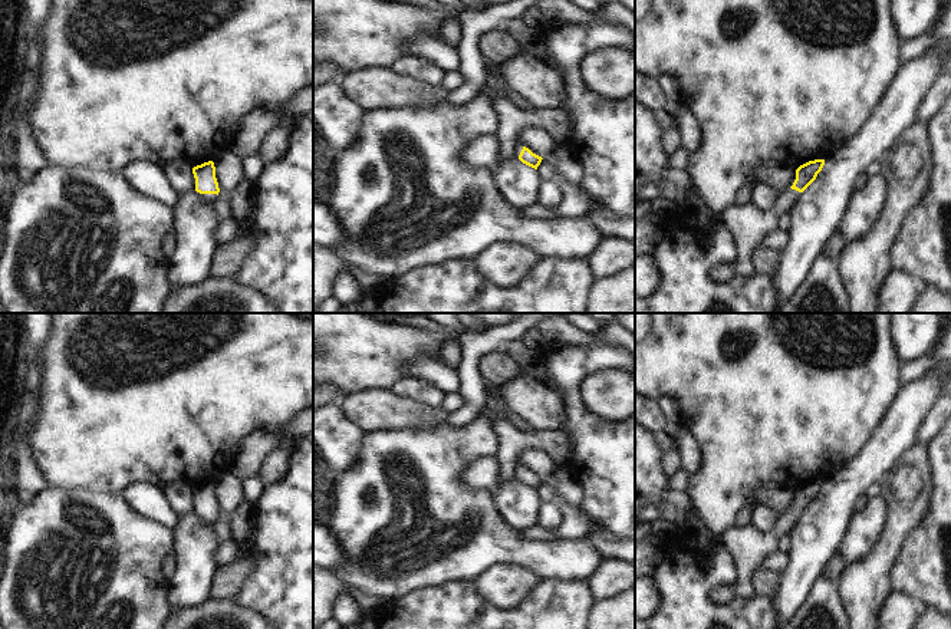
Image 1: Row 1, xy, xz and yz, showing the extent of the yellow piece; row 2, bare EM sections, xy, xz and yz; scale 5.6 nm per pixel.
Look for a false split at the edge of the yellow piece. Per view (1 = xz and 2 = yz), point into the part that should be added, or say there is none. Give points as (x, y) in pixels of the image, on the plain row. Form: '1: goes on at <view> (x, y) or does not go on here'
1: goes on at xz (519, 468)
2: goes on at yz (750, 547)

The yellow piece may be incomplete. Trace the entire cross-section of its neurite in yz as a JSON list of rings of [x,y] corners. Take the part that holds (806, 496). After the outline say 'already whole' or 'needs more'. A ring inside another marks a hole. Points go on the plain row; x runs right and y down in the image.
[[[815,481],[796,491],[793,507],[781,516],[771,530],[763,531],[753,524],[733,527],[720,539],[733,557],[738,574],[738,597],[753,597],[753,582],[759,577],[759,569],[777,553],[780,541],[790,536],[803,513],[816,501],[825,481]]] | needs more

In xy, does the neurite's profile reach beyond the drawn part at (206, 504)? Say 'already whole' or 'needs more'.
needs more

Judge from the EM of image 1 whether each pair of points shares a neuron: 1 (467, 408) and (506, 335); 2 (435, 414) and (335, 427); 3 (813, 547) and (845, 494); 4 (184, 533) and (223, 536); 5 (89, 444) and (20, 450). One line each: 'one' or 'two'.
1: one
2: two
3: one
4: two
5: two

